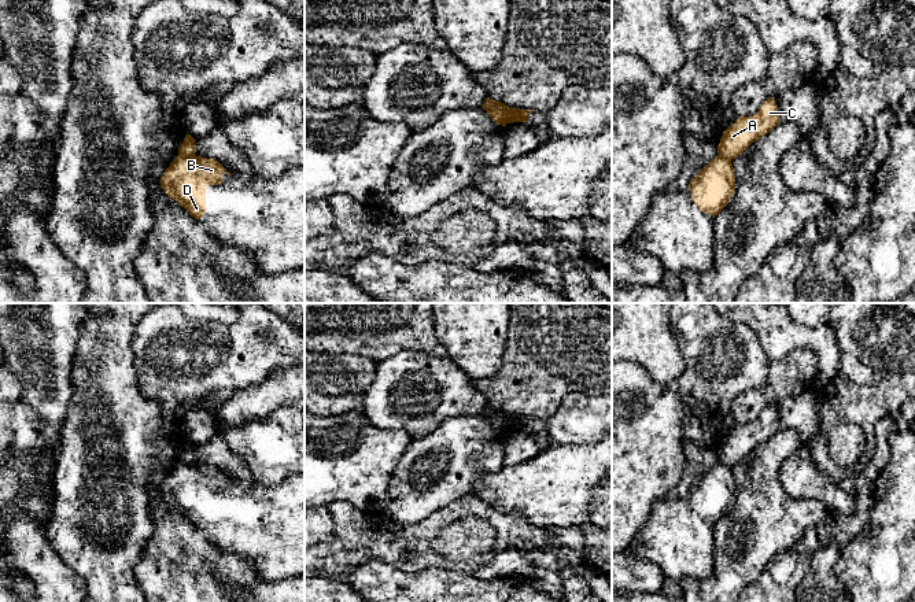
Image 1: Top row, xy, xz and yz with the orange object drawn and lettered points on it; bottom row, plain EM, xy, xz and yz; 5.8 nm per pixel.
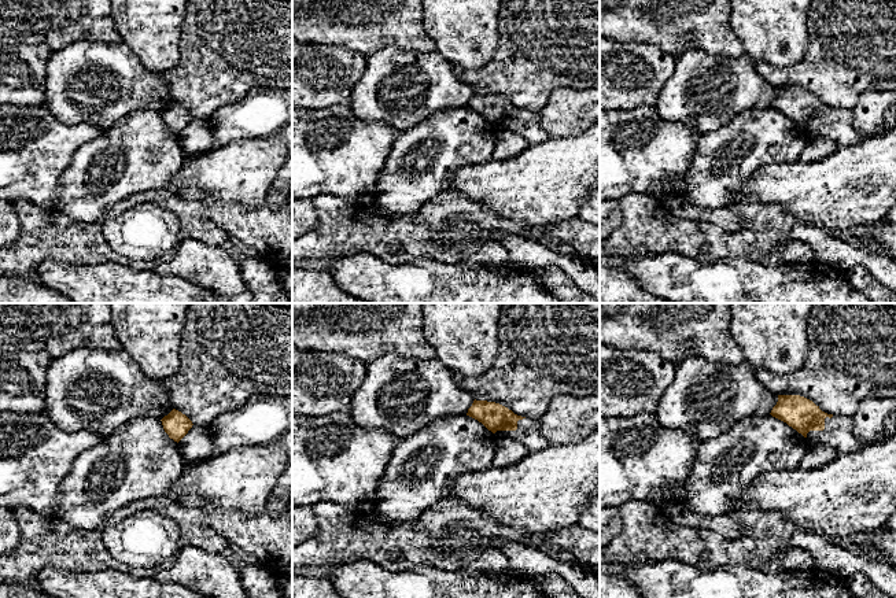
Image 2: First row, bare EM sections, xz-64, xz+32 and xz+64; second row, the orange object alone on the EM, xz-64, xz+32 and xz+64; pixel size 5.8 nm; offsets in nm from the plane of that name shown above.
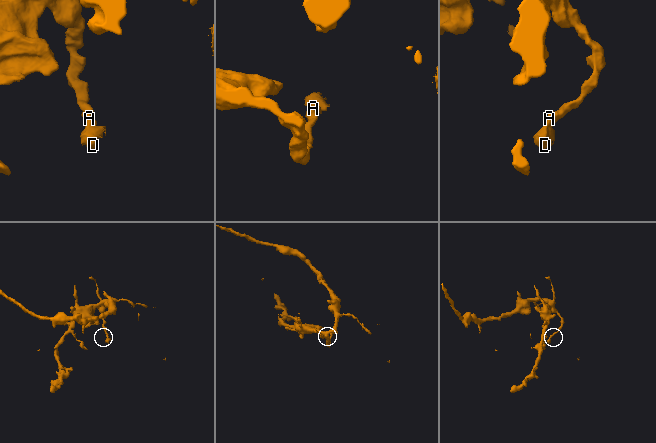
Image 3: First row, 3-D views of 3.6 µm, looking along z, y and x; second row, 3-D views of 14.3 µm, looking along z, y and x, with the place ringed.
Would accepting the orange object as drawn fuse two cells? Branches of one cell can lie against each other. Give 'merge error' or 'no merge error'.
merge error

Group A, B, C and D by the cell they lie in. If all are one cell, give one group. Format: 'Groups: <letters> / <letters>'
Groups: A C / B D

